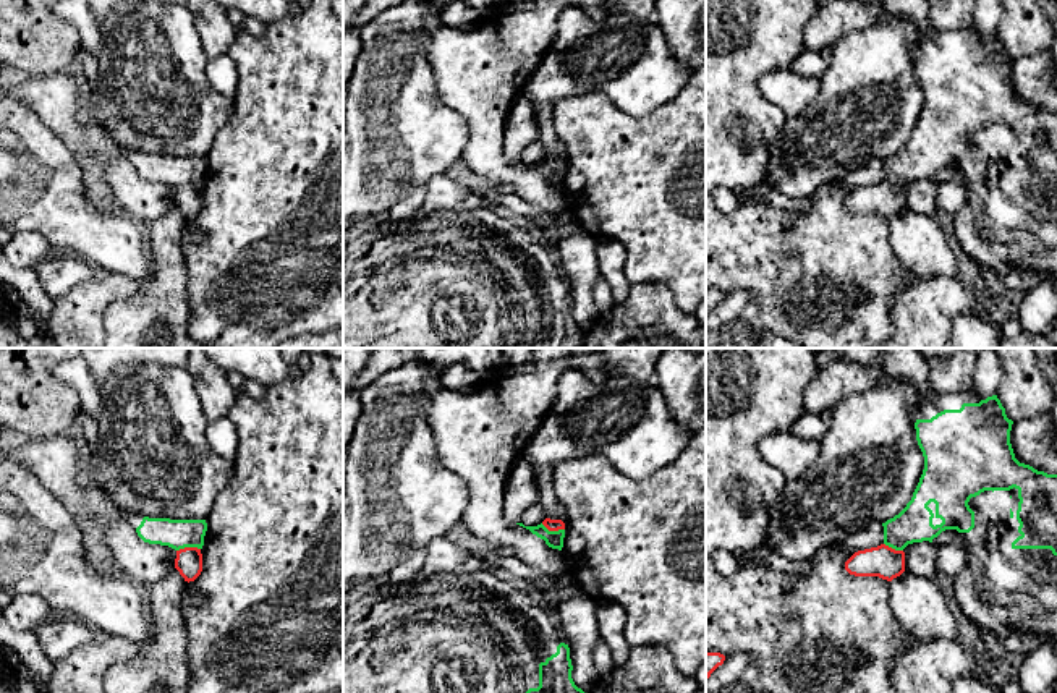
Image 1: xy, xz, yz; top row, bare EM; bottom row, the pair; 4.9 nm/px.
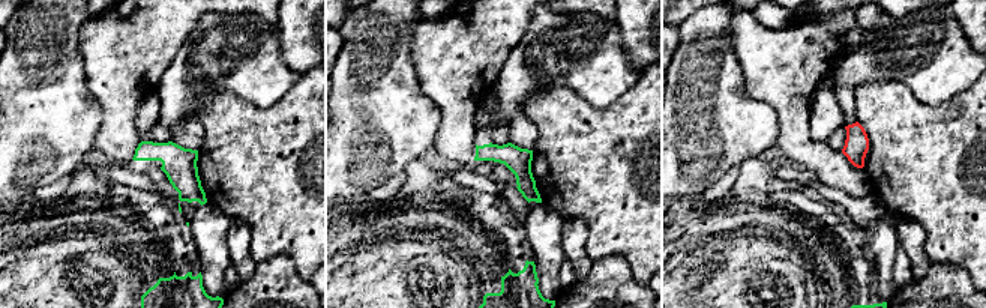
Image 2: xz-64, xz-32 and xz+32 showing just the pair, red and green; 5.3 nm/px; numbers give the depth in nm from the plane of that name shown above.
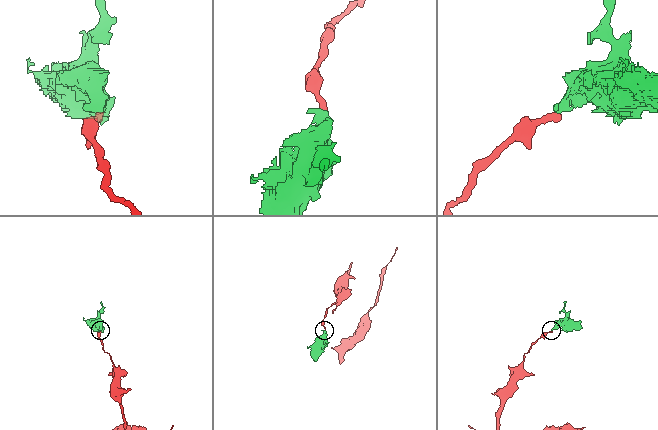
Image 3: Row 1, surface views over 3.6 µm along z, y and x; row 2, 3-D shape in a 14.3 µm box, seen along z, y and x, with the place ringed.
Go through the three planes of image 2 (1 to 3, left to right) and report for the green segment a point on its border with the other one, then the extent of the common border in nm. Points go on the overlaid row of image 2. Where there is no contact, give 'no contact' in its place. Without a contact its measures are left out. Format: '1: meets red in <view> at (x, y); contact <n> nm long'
1: no contact
2: no contact
3: no contact

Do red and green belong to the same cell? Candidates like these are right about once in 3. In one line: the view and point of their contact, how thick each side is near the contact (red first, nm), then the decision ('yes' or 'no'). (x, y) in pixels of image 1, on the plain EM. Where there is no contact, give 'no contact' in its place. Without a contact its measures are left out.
meets red in xy at (188, 185); 140 nm thick on the red side, 140 nm on the other; no

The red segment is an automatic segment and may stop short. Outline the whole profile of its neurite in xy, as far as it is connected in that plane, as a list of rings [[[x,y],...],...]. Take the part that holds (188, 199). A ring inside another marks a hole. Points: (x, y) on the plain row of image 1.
[[[185,185],[176,188],[175,206],[185,219],[194,219],[202,209],[202,191],[197,185]]]

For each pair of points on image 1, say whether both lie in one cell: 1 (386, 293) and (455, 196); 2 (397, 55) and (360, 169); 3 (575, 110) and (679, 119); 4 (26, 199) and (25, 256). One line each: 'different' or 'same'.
1: same
2: same
3: same
4: different

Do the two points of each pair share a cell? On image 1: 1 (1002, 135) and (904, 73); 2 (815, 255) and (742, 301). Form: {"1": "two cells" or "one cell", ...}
{"1": "two cells", "2": "two cells"}

